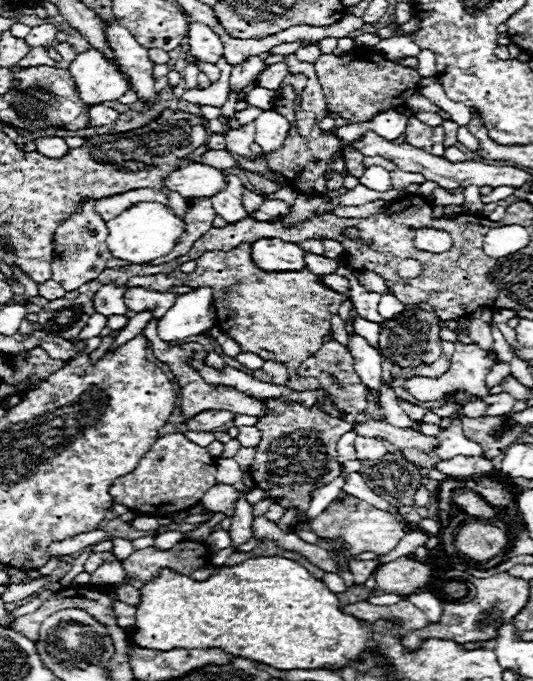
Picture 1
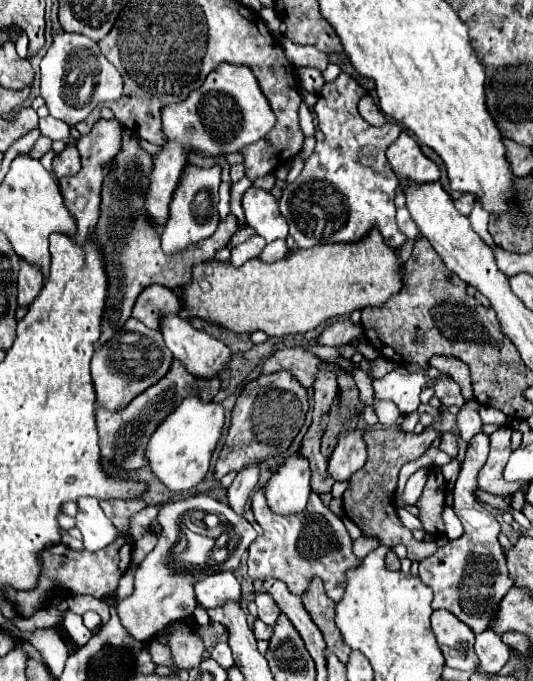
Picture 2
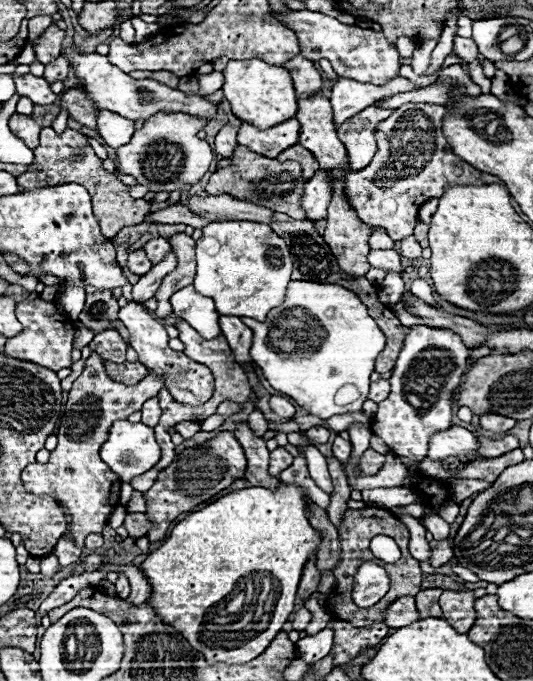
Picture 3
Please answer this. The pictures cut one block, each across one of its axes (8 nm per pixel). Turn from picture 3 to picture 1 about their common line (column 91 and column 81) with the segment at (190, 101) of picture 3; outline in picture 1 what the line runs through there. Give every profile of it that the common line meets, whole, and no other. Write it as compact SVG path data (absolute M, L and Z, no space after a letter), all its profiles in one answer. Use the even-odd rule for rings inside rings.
M96 48L78 54L68 70L72 72L76 86L80 88L80 98L86 104L118 100L128 90L128 82L114 62Z

